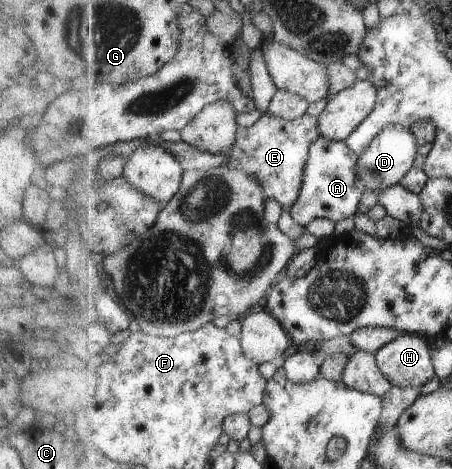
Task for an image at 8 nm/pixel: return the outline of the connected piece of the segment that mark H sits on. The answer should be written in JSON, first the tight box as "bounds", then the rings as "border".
{"bounds":[375,333,436,388],"border":[[[405,333],[375,354],[381,372],[395,387],[421,388],[436,378],[431,341]]]}

